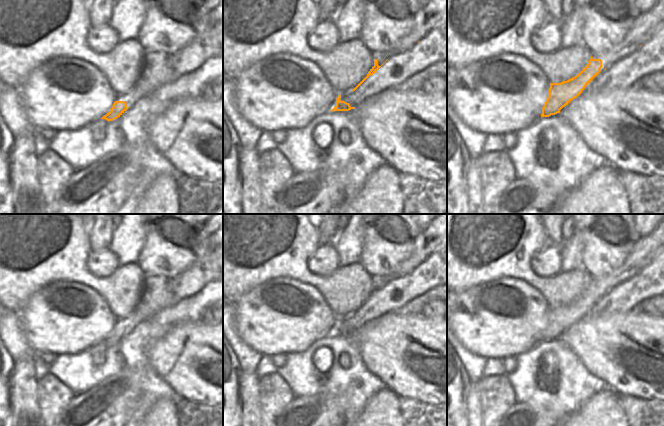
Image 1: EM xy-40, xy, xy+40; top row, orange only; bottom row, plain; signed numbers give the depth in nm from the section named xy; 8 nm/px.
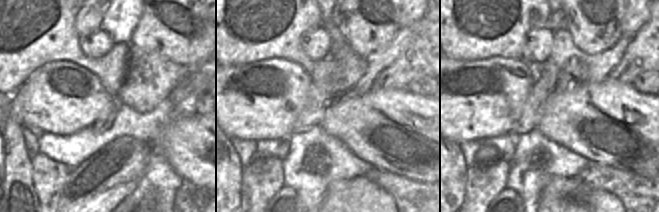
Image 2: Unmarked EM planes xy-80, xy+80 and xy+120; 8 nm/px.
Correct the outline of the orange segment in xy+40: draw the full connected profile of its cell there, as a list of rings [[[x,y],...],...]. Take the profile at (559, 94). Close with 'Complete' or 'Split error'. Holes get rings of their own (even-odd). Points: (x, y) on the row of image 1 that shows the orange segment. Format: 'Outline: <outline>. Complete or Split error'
Outline: [[[658,0],[649,11],[638,15],[621,43],[609,51],[592,54],[588,64],[575,77],[561,83],[550,83],[541,117],[560,113],[560,110],[577,98],[600,72],[647,42],[663,20],[664,0]]]. Split error

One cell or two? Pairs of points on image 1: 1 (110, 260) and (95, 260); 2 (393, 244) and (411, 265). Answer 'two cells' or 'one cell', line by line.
1: one cell
2: two cells

